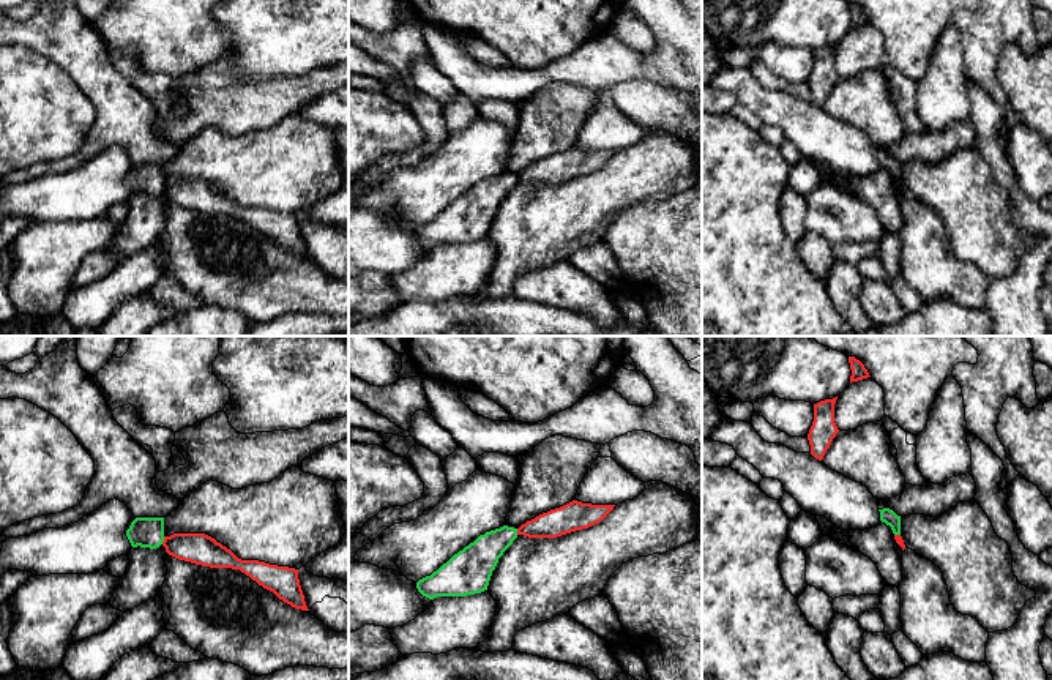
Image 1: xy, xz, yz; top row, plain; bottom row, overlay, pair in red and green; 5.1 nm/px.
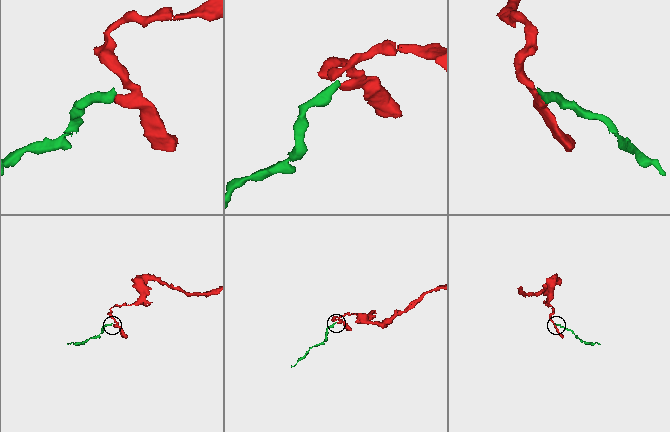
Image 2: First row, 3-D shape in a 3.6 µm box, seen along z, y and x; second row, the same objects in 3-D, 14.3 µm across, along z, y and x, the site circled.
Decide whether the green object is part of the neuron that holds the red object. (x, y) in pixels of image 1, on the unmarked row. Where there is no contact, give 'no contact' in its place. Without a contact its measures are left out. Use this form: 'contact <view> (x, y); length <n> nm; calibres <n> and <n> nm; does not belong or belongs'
contact xy (164, 186); length 40 nm; calibres 160 and 160 nm; does not belong

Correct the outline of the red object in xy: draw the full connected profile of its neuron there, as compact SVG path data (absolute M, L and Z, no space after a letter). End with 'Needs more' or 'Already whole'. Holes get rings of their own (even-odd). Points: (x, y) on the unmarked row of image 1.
M205 180L164 183L166 199L178 207L210 215L240 216L263 235L295 256L309 257L298 226L298 216L259 207L241 207L230 196Z. Already whole

